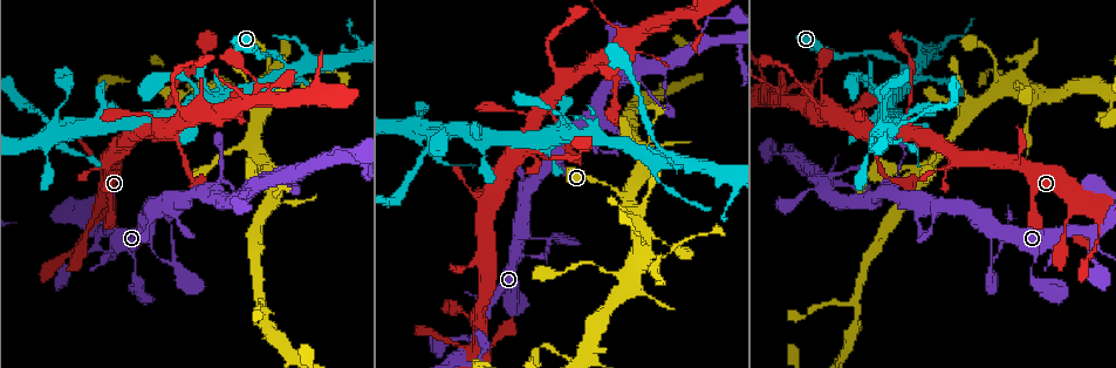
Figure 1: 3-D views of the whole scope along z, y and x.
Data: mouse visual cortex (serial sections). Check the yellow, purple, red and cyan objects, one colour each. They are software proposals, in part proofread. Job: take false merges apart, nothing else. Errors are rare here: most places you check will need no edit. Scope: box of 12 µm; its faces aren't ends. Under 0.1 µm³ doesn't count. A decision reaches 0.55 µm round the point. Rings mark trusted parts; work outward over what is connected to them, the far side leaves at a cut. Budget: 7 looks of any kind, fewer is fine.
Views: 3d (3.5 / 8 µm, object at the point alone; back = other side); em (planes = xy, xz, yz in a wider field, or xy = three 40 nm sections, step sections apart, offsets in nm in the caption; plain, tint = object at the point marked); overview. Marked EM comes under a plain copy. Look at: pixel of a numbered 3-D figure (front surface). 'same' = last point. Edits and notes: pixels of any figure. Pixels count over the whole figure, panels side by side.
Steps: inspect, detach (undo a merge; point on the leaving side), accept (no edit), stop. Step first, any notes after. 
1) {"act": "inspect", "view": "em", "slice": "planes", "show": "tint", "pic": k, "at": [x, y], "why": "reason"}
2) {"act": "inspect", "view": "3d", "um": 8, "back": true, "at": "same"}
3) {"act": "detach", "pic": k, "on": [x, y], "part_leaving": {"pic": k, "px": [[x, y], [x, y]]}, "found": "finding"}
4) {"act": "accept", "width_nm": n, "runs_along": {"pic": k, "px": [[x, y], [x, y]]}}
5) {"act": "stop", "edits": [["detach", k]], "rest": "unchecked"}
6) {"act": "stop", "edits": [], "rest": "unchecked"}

{"act": "inspect", "view": "3d", "um": 8, "pic": 1, "at": [527, 149], "why": "three arms meet"}

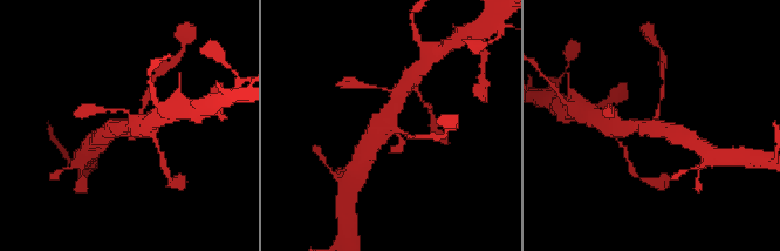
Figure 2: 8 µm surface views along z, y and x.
{"act": "inspect", "view": "3d", "um": 3.5, "pic": 2, "at": [392, 125], "why": "zoom in"}

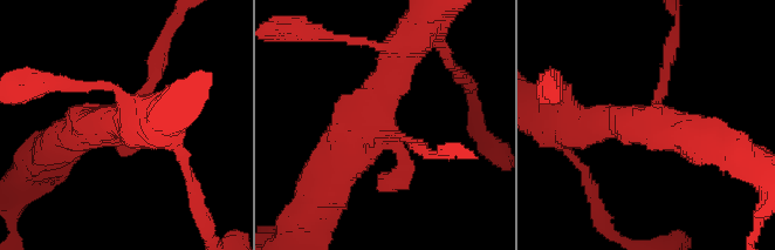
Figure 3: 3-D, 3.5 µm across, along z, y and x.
{"act": "inspect", "view": "em", "slice": "xy", "step": 2, "show": "tint", "pic": 3, "at": [384, 123]}

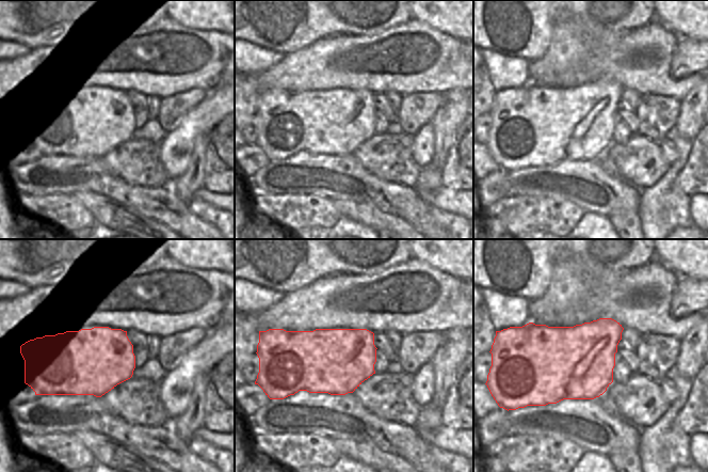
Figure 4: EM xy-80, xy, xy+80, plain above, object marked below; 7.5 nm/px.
{"act": "accept", "runs_along": {"pic": 3, "px": [[326, 178], [400, 53]]}, "found": "continuous, no second cell"}

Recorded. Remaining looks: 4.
{"act": "inspect", "view": "3d", "um": 3.5, "pic": 1, "at": [184, 113], "why": "three-way junction"}

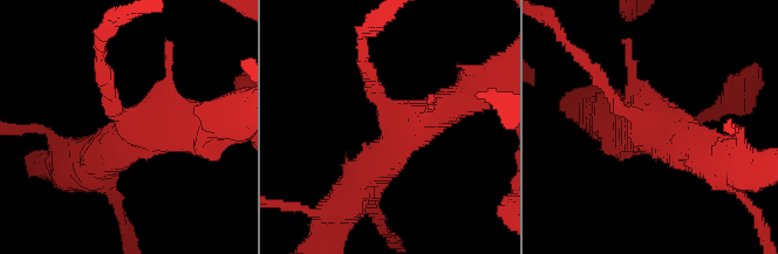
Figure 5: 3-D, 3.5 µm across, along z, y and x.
{"act": "inspect", "view": "em", "slice": "xy", "step": 3, "show": "tint", "pic": 5, "at": [394, 114]}

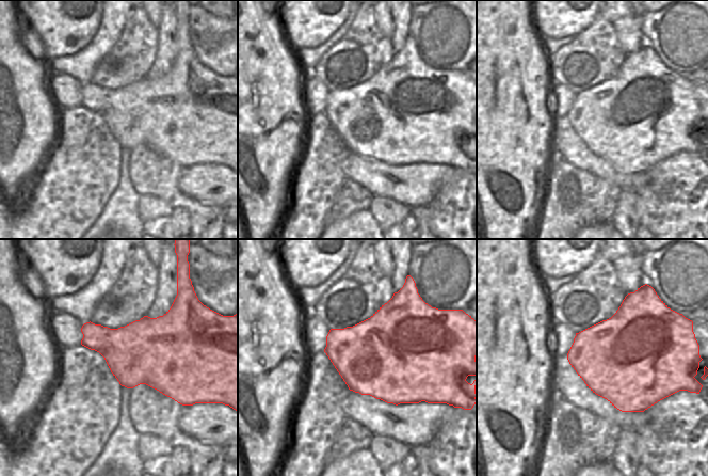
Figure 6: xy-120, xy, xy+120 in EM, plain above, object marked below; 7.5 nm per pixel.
{"act": "accept", "runs_along": {"pic": 5, "px": [[359, 183], [416, 119], [478, 89]]}, "found": "all the same cell"}

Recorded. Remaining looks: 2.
{"act": "inspect", "view": "3d", "um": 3.5, "pic": 1, "at": [989, 269], "why": "sudden change in width"}

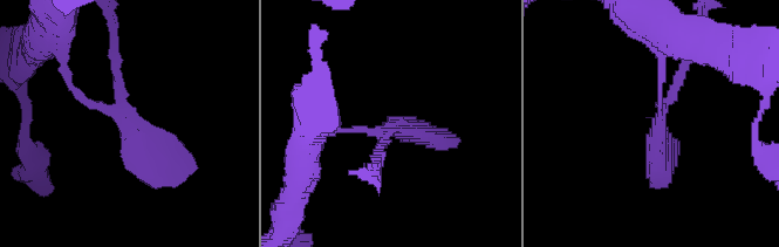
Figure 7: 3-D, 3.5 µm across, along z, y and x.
{"act": "inspect", "view": "em", "slice": "xy", "step": 1, "show": "tint", "pic": 7, "at": [656, 132]}

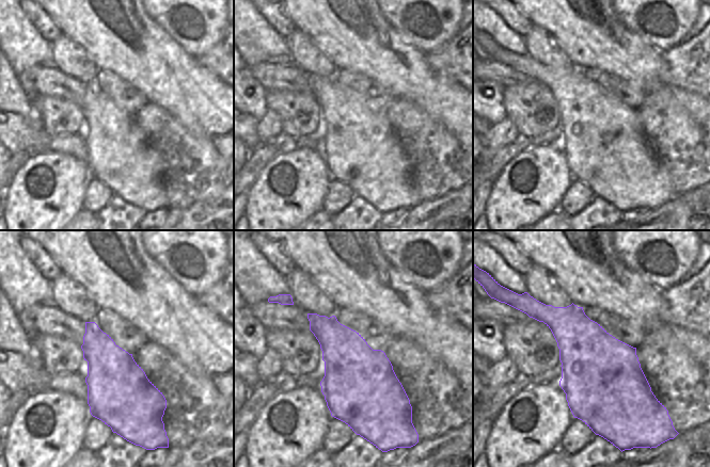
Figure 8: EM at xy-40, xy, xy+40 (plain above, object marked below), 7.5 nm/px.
{"act": "accept", "runs_along": {"pic": 7, "px": [[73, 83], [163, 163], [196, 170]]}, "found": "all the same cell"}

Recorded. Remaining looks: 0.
{"act": "stop", "edits": [], "rest": "unchecked"}

